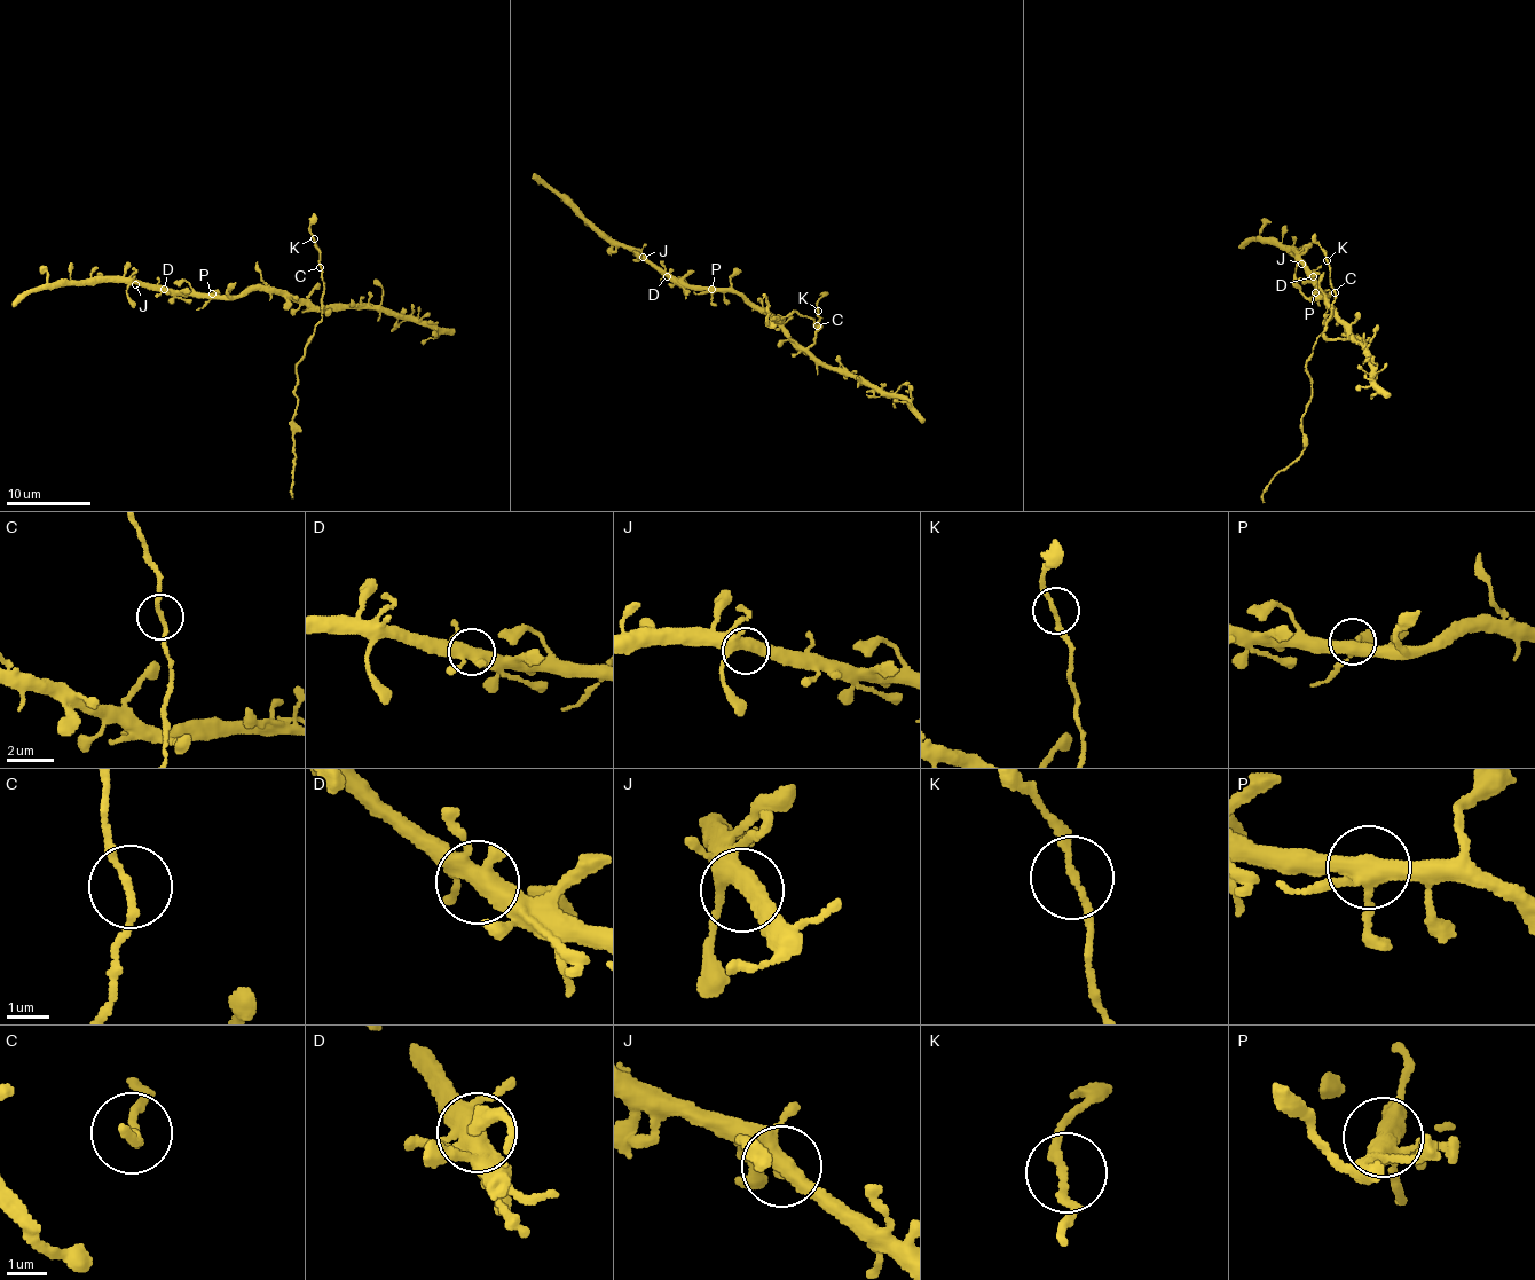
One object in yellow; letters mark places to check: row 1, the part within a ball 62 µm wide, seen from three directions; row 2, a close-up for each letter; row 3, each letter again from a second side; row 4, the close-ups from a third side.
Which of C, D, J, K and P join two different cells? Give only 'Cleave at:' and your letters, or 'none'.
Cleave at: none

